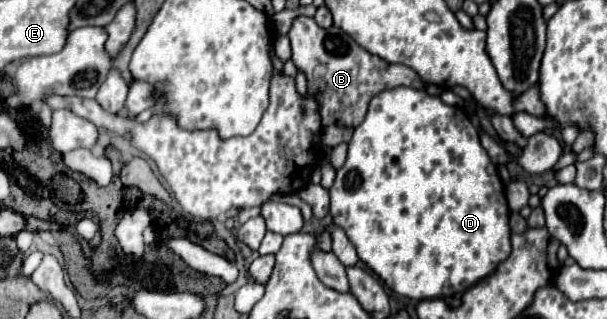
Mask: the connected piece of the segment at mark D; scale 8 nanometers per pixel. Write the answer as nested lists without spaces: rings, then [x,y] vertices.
[[[399,86],[393,90],[379,92],[369,102],[365,120],[355,128],[349,140],[349,152],[347,152],[345,164],[337,170],[337,178],[335,178],[333,188],[329,190],[329,196],[331,196],[329,214],[333,218],[333,224],[345,230],[347,238],[355,244],[359,260],[363,260],[395,294],[405,296],[405,298],[431,300],[431,298],[449,298],[459,292],[465,292],[475,282],[489,276],[497,268],[497,264],[501,264],[511,254],[511,228],[507,220],[507,198],[505,198],[505,186],[499,178],[497,166],[489,160],[487,150],[481,146],[479,132],[471,124],[465,108],[447,106],[441,102],[439,96],[427,94],[427,90]]]

